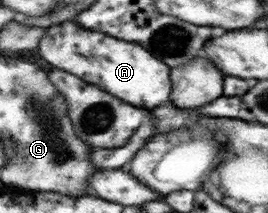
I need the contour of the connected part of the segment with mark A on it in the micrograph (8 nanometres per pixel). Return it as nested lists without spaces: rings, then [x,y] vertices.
[[[63,22],[51,26],[43,44],[39,44],[39,54],[65,72],[83,76],[82,80],[91,85],[98,85],[112,96],[128,104],[141,106],[141,109],[155,109],[161,104],[171,104],[172,81],[167,64],[153,58],[137,43],[127,42],[111,35],[87,30],[75,22]]]

